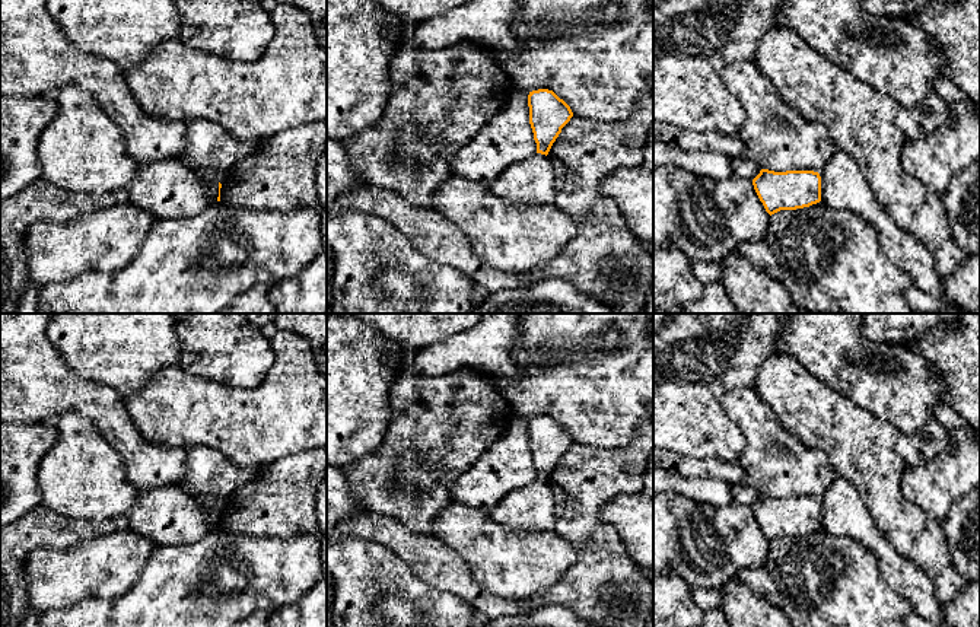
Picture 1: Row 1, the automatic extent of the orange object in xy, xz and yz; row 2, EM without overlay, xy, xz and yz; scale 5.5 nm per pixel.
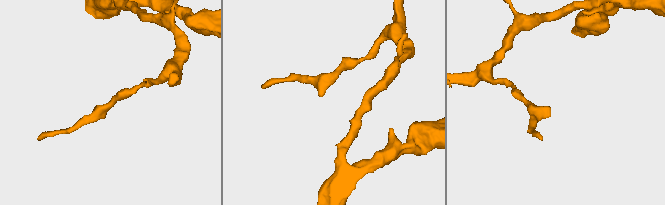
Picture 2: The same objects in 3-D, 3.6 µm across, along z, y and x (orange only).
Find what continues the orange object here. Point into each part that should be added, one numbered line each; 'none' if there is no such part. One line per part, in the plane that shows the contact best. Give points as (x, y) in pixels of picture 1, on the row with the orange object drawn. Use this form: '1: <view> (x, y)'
none

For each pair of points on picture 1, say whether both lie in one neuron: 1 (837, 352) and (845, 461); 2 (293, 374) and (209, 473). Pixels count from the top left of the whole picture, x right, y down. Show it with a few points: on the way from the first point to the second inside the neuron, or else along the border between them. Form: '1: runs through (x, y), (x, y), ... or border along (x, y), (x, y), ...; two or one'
1: border along (811, 374), (869, 411); two
2: border along (190, 446), (207, 446), (241, 468), (255, 468); two

